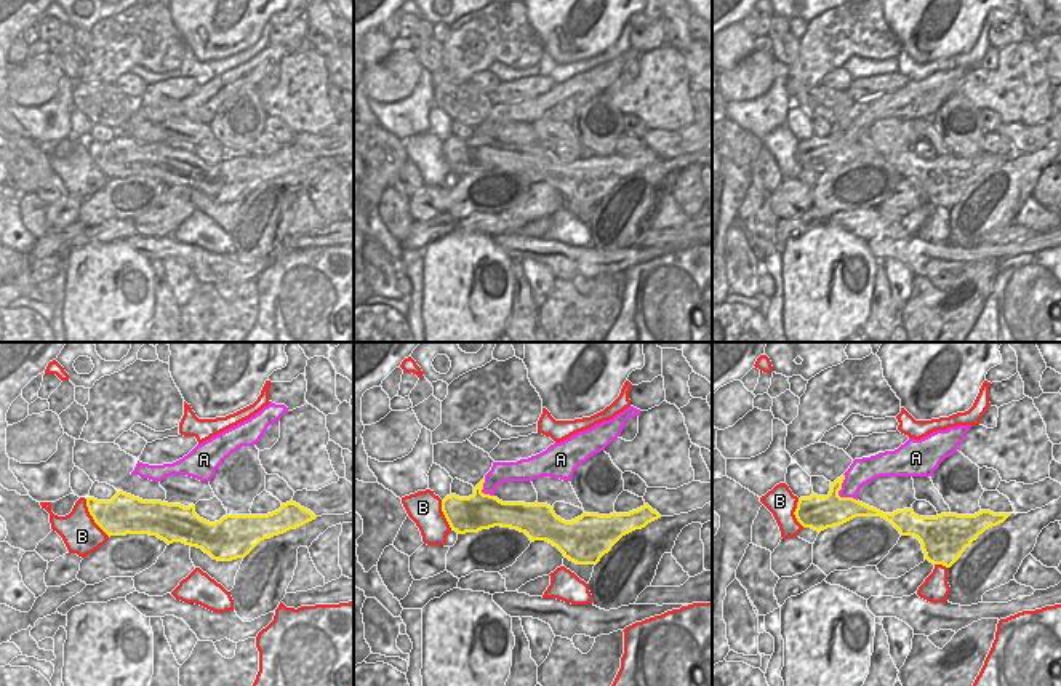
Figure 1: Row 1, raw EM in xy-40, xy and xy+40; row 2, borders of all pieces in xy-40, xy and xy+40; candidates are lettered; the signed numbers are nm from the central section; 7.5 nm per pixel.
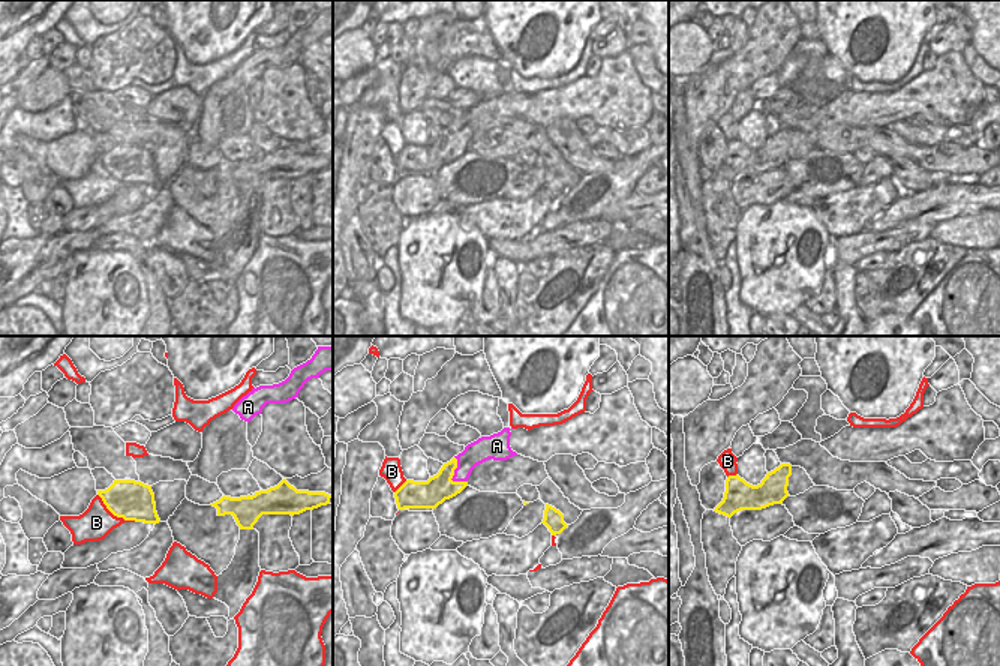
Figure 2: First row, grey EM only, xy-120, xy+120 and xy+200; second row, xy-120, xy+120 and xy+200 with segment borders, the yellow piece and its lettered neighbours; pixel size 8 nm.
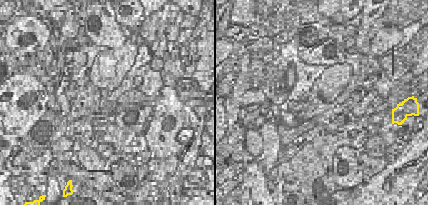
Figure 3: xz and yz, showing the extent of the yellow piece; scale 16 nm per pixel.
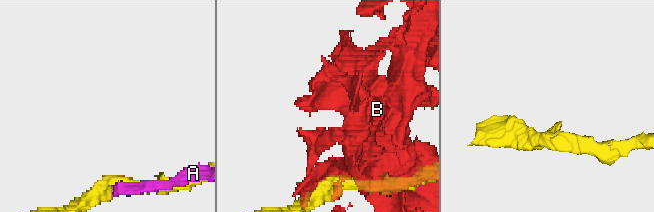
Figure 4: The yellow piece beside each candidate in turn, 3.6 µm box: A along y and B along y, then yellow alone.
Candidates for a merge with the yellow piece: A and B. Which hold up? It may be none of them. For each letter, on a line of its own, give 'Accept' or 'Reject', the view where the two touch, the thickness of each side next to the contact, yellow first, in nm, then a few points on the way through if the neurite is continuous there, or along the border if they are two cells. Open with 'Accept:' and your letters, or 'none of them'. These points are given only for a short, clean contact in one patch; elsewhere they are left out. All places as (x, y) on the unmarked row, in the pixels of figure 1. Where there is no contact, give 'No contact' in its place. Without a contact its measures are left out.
Accept: none of them
A: Reject. Touches yellow in xy+40. Thickness 260 nm (yellow) against 190 nm. Boundary: xy+40 (844, 115), (839, 136), (856, 143)
B: Reject. Touches yellow in xy-40. Thickness 300 nm (yellow) against 280 nm.

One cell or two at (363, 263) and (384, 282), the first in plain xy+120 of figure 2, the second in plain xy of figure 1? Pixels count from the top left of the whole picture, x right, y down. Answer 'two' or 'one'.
one

